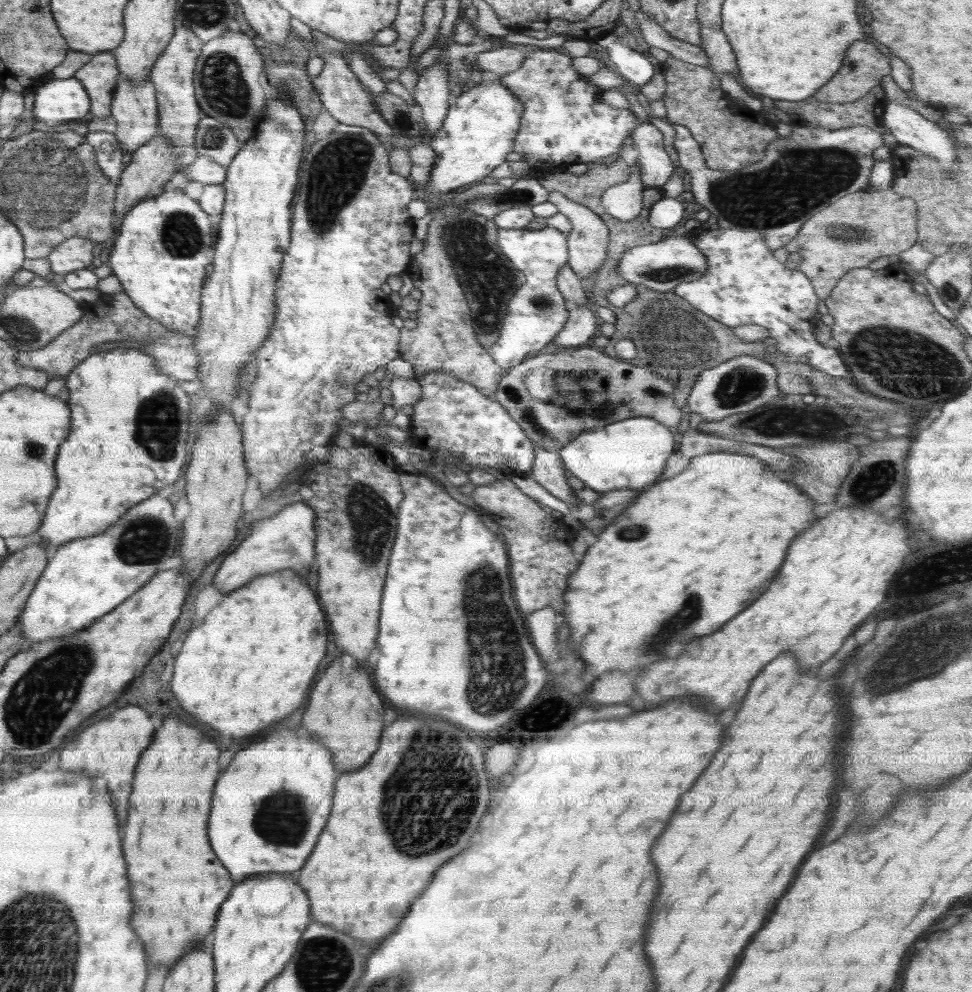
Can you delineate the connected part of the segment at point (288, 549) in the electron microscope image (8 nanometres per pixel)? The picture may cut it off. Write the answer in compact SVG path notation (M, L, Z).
M298 501L286 505L282 511L268 520L260 519L260 522L252 524L249 536L246 536L233 552L225 556L220 568L212 581L212 586L226 596L232 590L238 590L246 586L254 576L266 576L278 570L292 570L294 574L304 576L308 572L308 566L314 562L314 542L316 533L314 522L316 513L305 501Z

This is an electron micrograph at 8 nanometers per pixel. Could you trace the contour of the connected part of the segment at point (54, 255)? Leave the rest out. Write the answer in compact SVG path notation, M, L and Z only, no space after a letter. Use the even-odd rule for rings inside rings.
M82 237L68 238L55 246L47 257L51 272L56 274L74 273L82 270L92 262L92 240Z

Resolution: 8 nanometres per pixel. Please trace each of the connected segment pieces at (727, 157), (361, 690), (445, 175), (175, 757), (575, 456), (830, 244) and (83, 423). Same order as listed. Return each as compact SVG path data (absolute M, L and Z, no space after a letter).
M670 57L666 65L666 92L661 99L665 103L665 118L691 131L699 143L708 168L714 170L740 170L748 164L760 162L767 146L779 135L775 126L761 112L741 107L720 88L720 79L707 66L700 67Z
M334 660L310 692L310 704L304 712L302 726L310 733L309 736L332 752L338 776L362 768L378 750L380 736L384 732L384 706L372 684L372 674L368 676L364 670L352 670L343 676L340 674L340 660Z
M500 79L483 81L465 88L460 96L453 97L440 132L432 137L429 146L436 152L436 161L428 183L420 192L424 195L452 192L460 186L482 181L514 150L514 141L520 128L524 102Z
M170 716L160 728L160 734L156 734L156 742L140 758L140 770L135 770L132 818L127 818L122 827L122 838L124 854L128 854L128 874L132 874L132 894L136 894L136 918L132 918L132 926L144 938L150 970L151 966L164 966L170 971L184 954L197 948L198 942L209 939L220 906L235 886L228 870L214 856L206 836L212 792L218 780L218 756L218 746L202 730Z
M636 416L610 426L586 430L568 442L558 454L568 472L588 488L604 493L630 488L643 491L651 487L659 481L669 456L674 452L674 438L668 426L653 418Z
M865 187L864 190L848 194L830 204L826 210L820 210L816 216L808 218L808 222L803 224L803 228L796 236L794 244L800 245L798 253L803 259L799 263L799 271L802 271L812 281L818 300L826 300L836 283L850 269L866 268L878 258L899 255L900 252L908 250L915 244L918 240L917 214L917 205L914 200L910 196L900 194L896 187L881 188L881 190Z
M116 348L97 352L78 365L65 378L71 403L71 434L60 445L56 456L57 487L48 501L43 524L39 526L41 542L53 552L67 541L102 534L132 506L146 501L164 486L173 484L186 459L190 425L190 397L175 377L162 374L156 358L136 349Z

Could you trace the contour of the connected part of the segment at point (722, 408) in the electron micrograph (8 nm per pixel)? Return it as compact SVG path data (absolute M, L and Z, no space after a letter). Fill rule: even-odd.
M740 354L701 372L691 388L686 406L696 412L702 422L720 422L732 414L754 411L778 396L780 390L776 386L776 375L776 368L762 358Z

